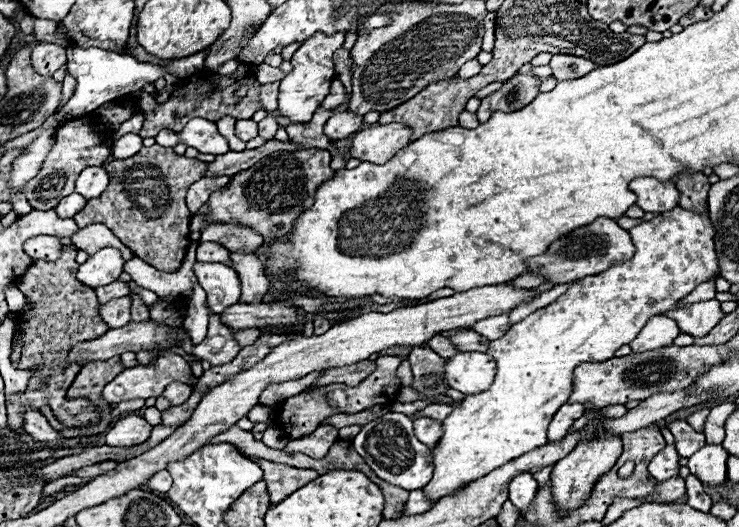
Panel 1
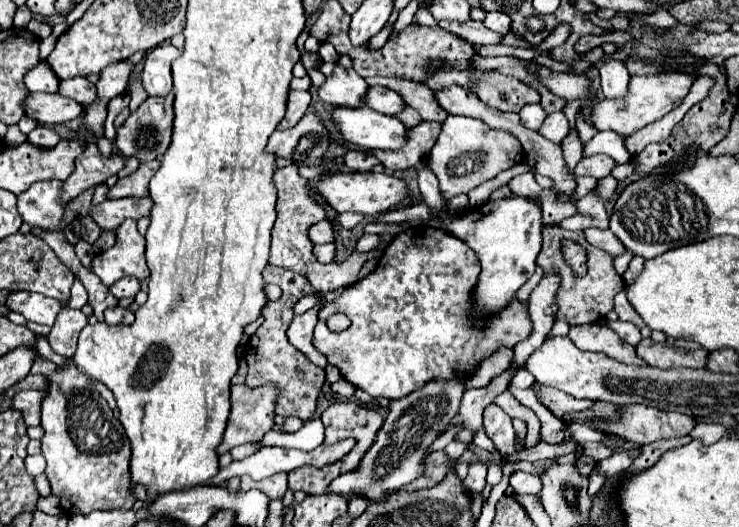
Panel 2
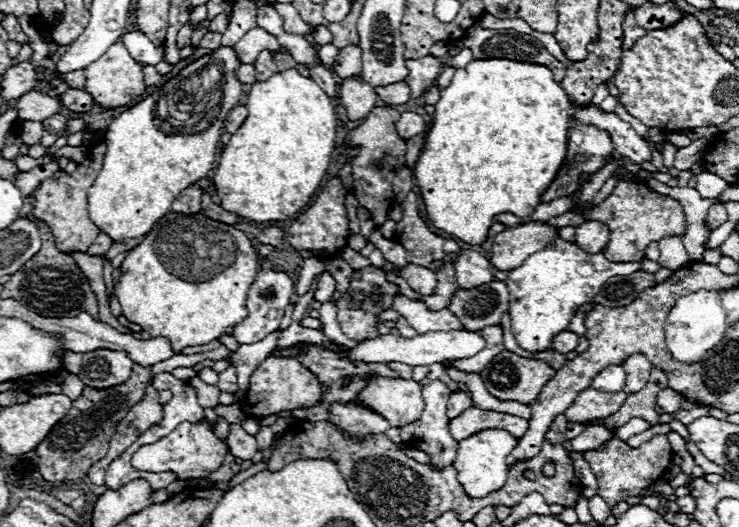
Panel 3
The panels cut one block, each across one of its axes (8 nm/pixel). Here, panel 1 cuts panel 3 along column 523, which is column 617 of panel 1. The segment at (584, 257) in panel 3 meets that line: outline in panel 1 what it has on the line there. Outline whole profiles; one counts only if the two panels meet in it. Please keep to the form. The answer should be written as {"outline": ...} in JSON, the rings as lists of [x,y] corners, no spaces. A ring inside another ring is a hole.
{"outline":[[[676,206],[670,212],[658,214],[650,222],[642,222],[630,228],[628,234],[632,236],[632,242],[636,246],[636,254],[632,260],[624,264],[614,264],[606,272],[576,280],[568,288],[568,292],[562,294],[556,302],[526,316],[522,322],[510,326],[510,330],[502,338],[490,342],[486,352],[496,360],[498,374],[488,390],[466,396],[462,404],[456,406],[454,412],[442,422],[442,438],[432,448],[434,476],[422,488],[426,498],[440,500],[442,496],[458,490],[462,484],[478,480],[494,468],[548,444],[546,428],[552,416],[562,404],[566,404],[572,392],[572,370],[582,362],[604,362],[612,358],[622,344],[628,344],[636,338],[636,332],[640,332],[640,328],[652,316],[664,312],[664,308],[672,308],[700,282],[718,274],[714,232],[708,214],[700,216],[688,210],[680,210]]]}

